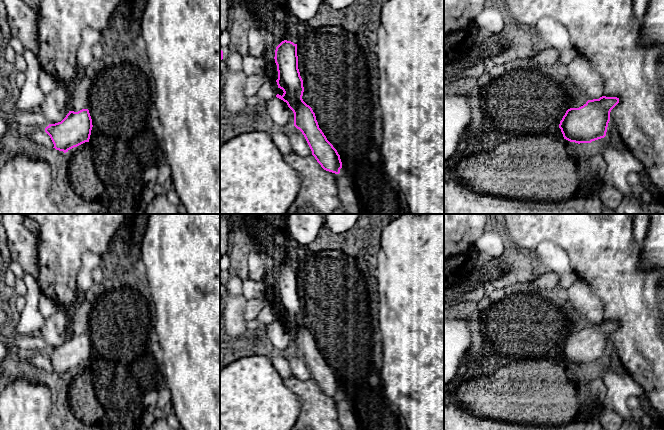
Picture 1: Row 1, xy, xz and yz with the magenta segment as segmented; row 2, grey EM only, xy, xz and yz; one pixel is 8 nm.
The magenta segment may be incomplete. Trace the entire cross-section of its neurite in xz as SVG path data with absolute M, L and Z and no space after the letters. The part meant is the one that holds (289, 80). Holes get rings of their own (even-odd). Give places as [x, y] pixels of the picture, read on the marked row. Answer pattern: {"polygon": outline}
{"polygon": "M287 40L282 41L276 47L274 59L278 71L278 79L276 82L278 88L282 89L284 92L282 96L277 94L276 97L286 102L288 107L293 111L294 126L304 135L312 151L312 155L315 157L321 167L326 171L339 174L340 169L342 168L340 155L319 128L315 113L313 112L312 108L302 99L304 87L303 80L298 69L297 44Z"}

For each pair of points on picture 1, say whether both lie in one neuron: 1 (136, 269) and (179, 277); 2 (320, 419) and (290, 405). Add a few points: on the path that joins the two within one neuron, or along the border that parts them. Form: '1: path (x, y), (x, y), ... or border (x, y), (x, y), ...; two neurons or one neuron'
1: border (140, 248), (152, 294); two neurons
2: border (289, 389), (300, 400), (301, 411), (298, 419); two neurons

